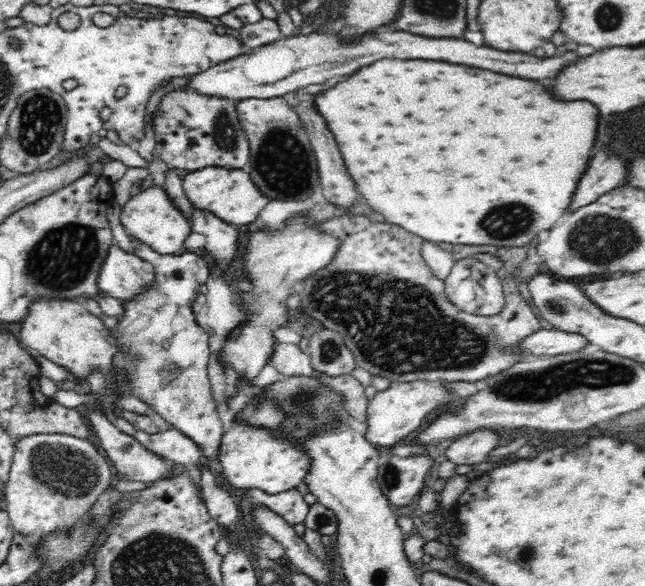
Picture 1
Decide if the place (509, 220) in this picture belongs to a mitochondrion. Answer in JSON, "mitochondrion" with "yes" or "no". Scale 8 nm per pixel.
{"mitochondrion":"yes"}

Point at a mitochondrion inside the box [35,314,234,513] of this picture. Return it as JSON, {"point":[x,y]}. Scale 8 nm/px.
{"point":[137,352]}

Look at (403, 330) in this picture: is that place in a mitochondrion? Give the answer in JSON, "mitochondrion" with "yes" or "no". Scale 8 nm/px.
{"mitochondrion":"yes"}

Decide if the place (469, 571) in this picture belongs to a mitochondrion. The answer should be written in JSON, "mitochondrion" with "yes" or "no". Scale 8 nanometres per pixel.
{"mitochondrion":"no"}

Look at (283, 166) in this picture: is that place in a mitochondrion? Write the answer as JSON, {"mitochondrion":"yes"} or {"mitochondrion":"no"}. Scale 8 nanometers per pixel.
{"mitochondrion":"yes"}

